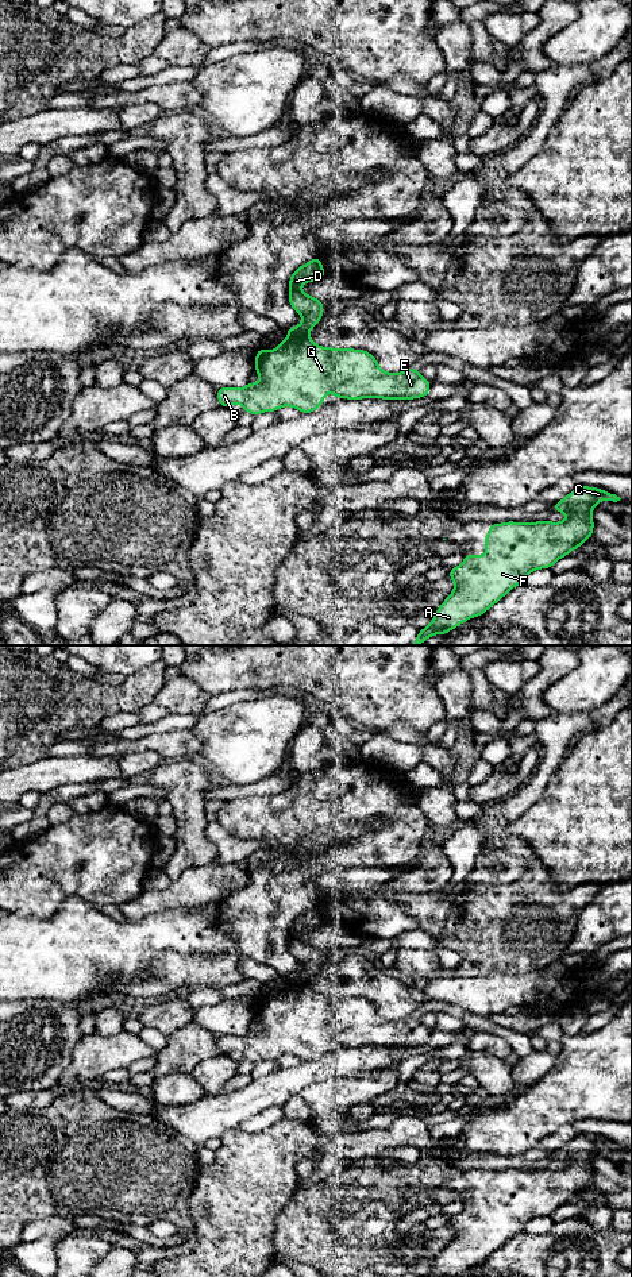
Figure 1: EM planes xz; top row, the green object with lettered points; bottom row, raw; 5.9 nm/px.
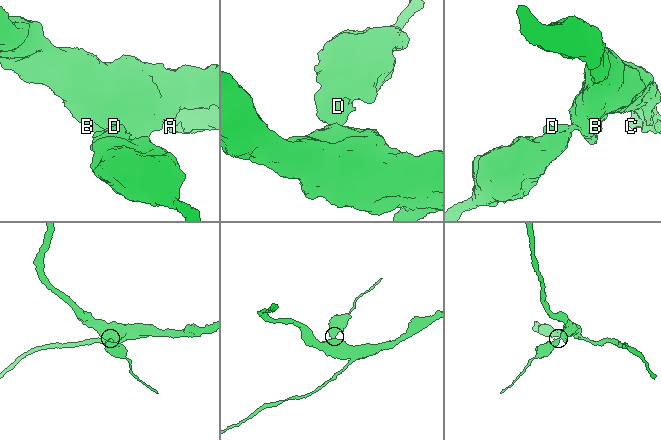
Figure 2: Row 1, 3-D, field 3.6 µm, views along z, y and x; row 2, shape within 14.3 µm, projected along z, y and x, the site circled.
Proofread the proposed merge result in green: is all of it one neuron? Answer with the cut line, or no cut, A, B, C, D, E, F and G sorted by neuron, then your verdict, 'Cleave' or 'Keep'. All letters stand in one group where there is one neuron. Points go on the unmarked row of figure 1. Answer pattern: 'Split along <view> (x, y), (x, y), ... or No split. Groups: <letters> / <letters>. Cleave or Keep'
Split along xz (288, 982), (307, 983). Groups: A B C E F G / D. Cleave

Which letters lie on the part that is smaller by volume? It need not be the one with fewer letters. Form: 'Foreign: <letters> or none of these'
Foreign: D

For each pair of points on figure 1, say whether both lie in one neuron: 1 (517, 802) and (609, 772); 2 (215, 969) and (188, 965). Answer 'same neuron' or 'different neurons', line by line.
1: different neurons
2: same neuron

